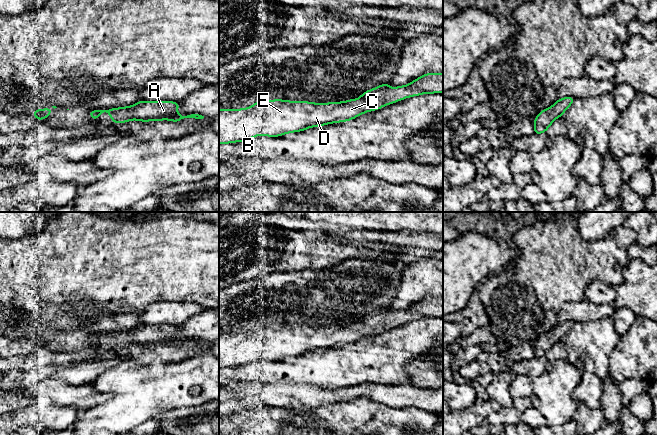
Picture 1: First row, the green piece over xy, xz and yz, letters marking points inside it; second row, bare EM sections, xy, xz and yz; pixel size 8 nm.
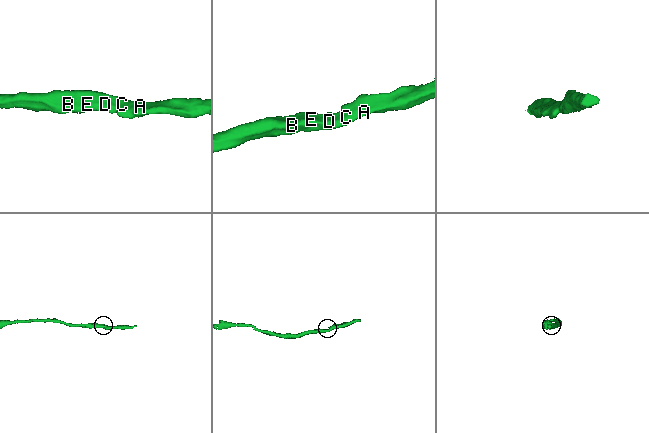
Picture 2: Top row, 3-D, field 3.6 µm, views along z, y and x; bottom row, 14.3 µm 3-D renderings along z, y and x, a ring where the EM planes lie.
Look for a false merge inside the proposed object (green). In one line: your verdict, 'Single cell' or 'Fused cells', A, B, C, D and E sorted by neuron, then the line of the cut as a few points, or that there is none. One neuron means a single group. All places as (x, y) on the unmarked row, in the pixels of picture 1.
Single cell. Groups: A B C D E. No split

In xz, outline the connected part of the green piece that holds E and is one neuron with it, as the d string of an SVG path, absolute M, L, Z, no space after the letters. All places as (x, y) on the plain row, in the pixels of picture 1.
M427 297L410 308L391 312L384 307L358 323L343 326L258 325L249 332L219 333L219 368L242 366L259 359L277 361L311 351L345 346L405 322L443 317L443 297Z

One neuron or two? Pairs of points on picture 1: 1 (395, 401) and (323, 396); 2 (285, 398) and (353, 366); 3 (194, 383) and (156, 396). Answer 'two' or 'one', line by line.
1: one
2: two
3: one

